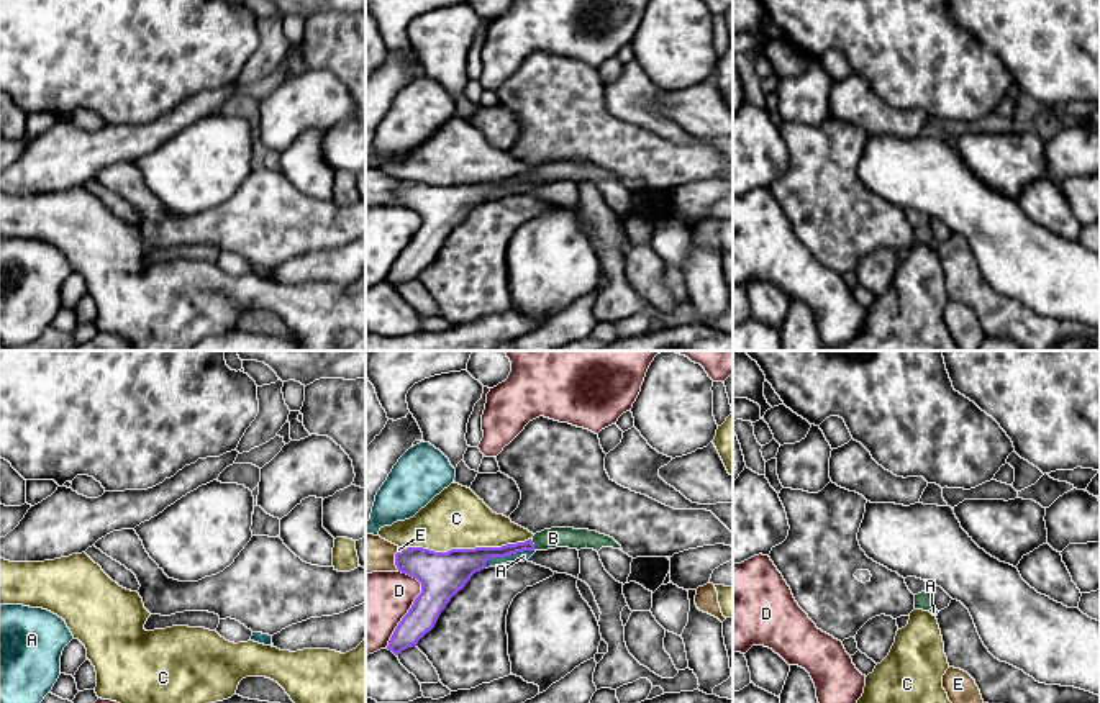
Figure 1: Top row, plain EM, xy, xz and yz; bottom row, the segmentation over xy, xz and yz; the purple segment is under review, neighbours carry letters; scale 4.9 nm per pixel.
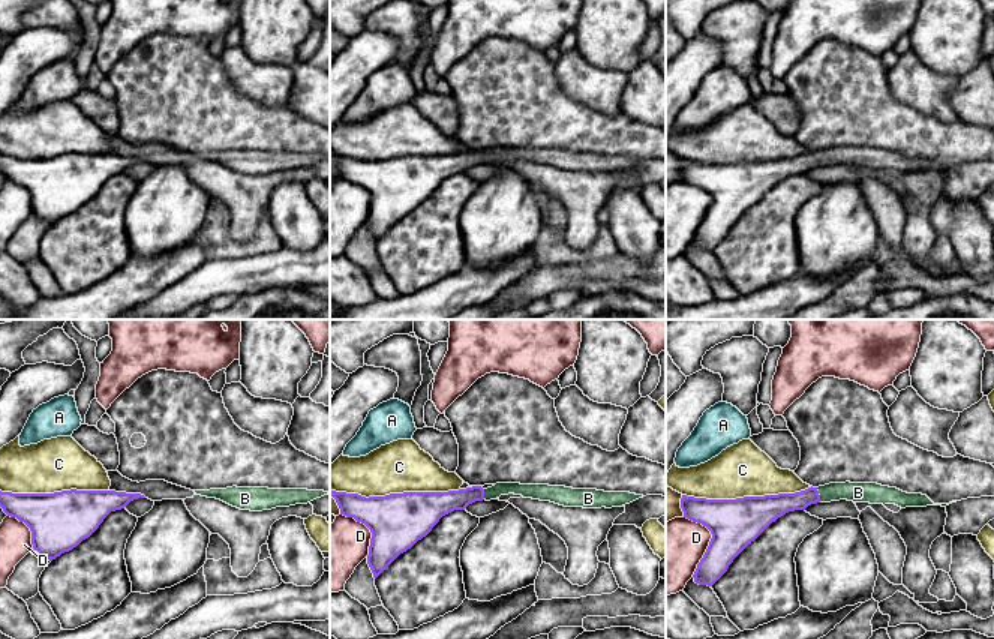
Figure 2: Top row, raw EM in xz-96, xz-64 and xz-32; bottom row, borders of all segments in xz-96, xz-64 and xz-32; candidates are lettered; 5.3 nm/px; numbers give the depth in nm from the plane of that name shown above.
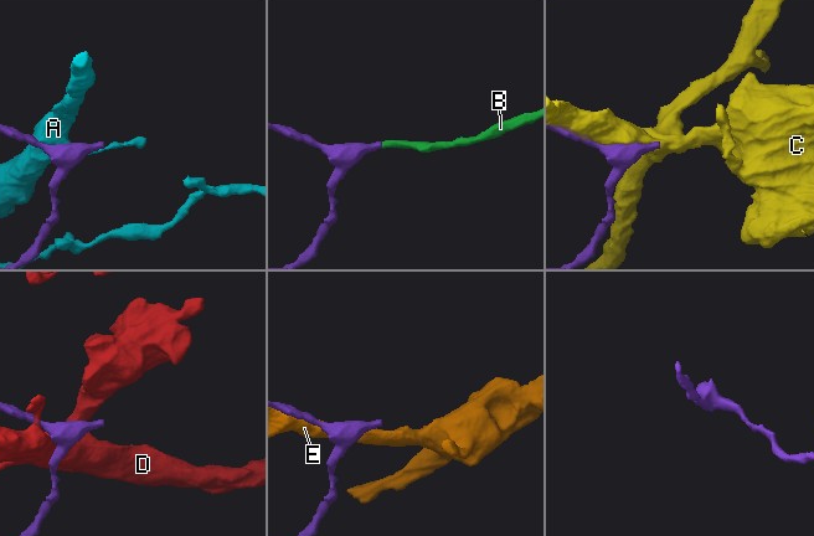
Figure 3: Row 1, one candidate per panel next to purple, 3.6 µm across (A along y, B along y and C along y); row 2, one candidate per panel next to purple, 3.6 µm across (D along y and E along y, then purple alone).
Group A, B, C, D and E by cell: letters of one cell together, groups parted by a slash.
A / B / C / D / E

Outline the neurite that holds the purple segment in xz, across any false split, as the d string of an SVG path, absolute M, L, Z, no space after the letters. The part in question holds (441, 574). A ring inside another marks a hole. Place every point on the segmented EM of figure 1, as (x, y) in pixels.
M574 528L544 529L525 542L502 547L451 549L448 552L403 547L395 554L395 565L398 572L421 583L421 593L395 628L387 649L398 655L402 651L416 646L418 641L434 628L451 598L466 587L475 572L485 569L489 559L507 557L523 551L548 551L556 547L577 551L587 547L597 552L602 547L623 551L610 536Z

